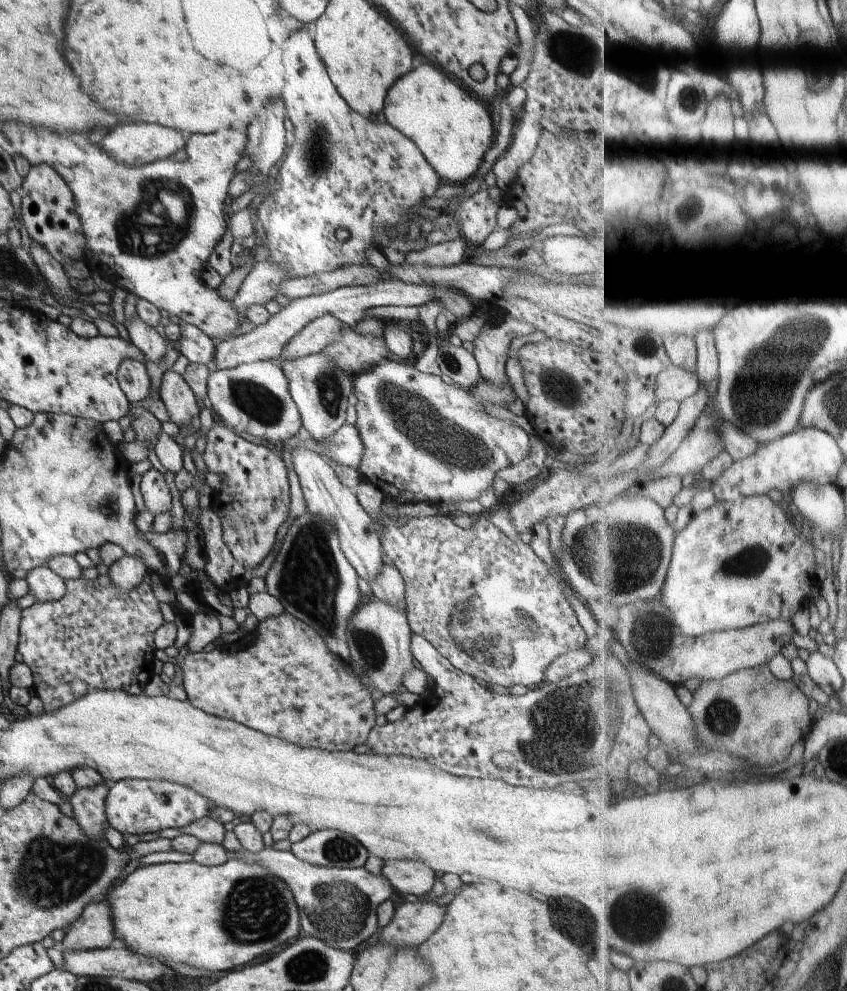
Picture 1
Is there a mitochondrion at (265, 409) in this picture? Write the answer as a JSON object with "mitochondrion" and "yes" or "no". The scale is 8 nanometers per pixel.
{"mitochondrion":"yes"}

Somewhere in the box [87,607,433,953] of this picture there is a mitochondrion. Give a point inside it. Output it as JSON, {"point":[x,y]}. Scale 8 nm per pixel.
{"point":[256,909]}

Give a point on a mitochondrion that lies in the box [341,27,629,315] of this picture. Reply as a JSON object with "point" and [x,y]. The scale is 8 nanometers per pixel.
{"point":[575,53]}

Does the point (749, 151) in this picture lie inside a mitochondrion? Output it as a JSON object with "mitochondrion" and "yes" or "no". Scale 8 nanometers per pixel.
{"mitochondrion":"no"}

